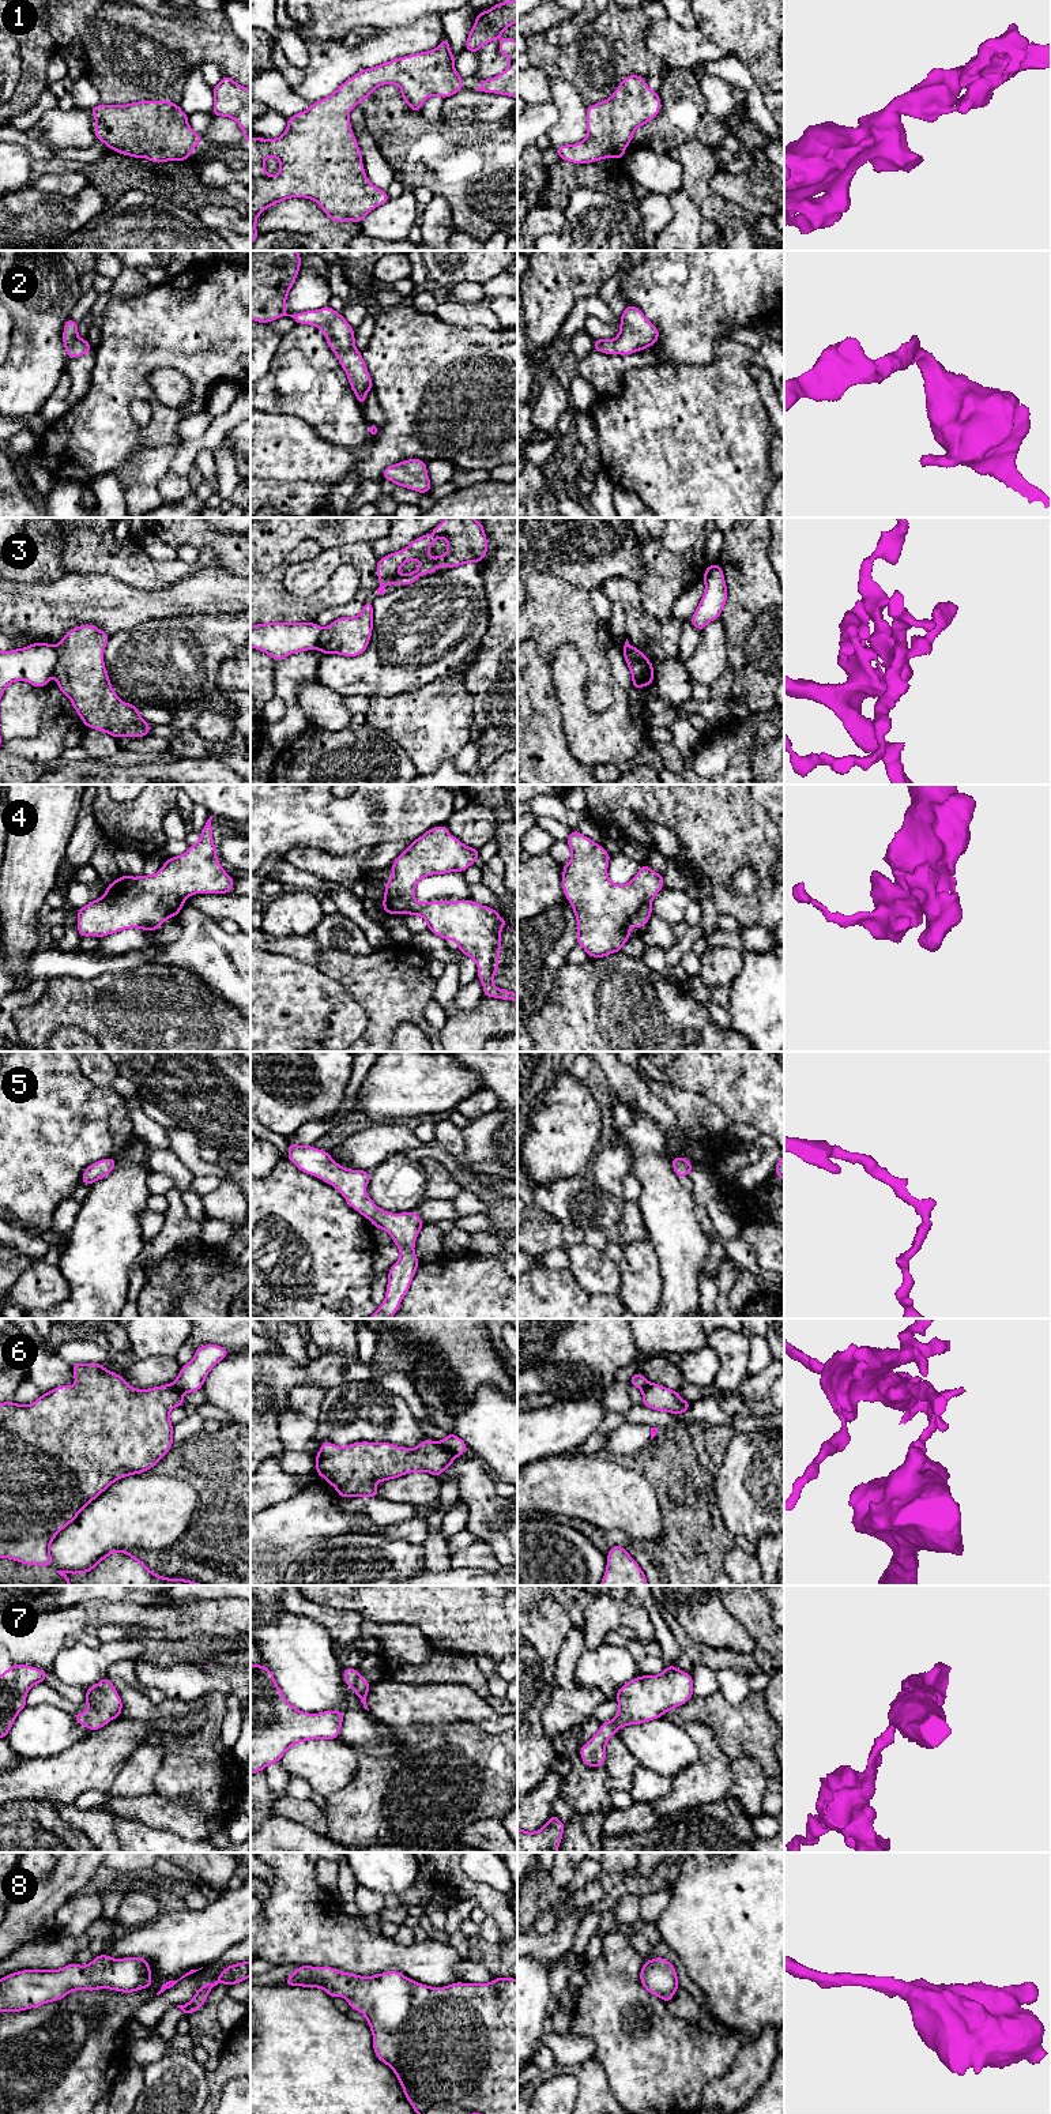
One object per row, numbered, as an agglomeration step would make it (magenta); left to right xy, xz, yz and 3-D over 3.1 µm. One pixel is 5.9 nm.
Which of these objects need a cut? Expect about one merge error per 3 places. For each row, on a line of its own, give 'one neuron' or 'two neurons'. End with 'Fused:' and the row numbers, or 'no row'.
1: one neuron
2: one neuron
3: two neurons
4: one neuron
5: one neuron
6: two neurons
7: one neuron
8: one neuron
Fused: 3, 6

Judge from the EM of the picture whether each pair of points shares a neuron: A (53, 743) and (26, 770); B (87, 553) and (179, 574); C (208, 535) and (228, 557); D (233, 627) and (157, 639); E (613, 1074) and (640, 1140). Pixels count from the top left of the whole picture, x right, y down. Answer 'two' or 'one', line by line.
A: two
B: one
C: one
D: one
E: two

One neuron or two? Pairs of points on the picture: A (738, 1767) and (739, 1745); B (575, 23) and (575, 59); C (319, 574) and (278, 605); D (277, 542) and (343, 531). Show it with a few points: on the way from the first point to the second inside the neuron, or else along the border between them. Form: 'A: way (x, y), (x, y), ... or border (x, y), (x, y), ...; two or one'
A: border (730, 1759), (750, 1756), (765, 1774); two
B: border (598, 17), (565, 46), (545, 40); two
C: border (282, 576), (282, 585), (296, 595), (323, 587); two
D: way (293, 531), (327, 531); one

